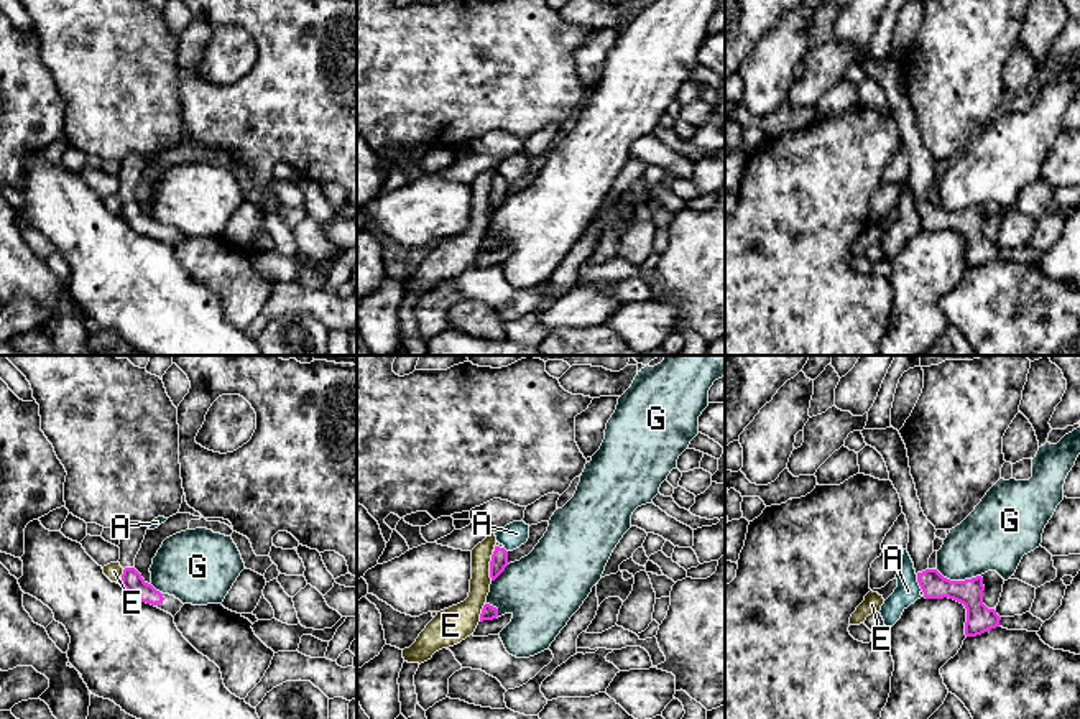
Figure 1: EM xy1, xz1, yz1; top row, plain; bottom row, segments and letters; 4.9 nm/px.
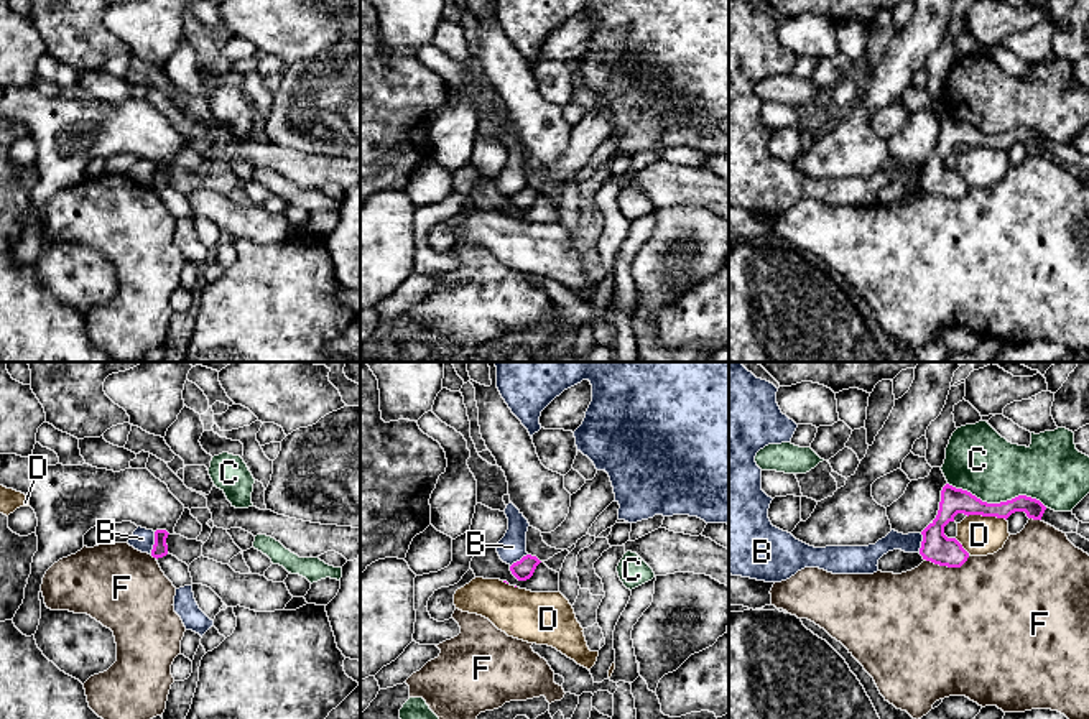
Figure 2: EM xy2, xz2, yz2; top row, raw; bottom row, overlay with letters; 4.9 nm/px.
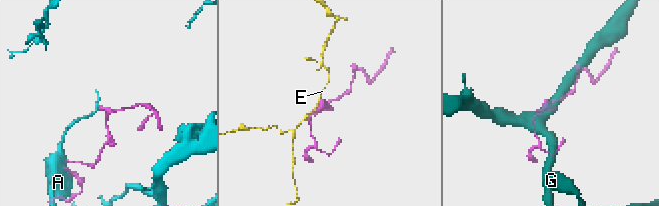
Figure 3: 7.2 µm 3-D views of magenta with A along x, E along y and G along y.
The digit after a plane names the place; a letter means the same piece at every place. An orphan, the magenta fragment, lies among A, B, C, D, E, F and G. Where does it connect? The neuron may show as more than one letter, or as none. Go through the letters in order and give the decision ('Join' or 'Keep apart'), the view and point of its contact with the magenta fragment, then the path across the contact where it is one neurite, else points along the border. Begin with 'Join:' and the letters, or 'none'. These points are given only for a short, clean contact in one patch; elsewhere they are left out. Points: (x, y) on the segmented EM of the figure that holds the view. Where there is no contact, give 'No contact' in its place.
Join: none
A: Keep apart. Touches magenta at yz1 (918, 581). Boundary: yz1 (916, 575), (916, 581), (923, 589)
B: Keep apart. Touches magenta at xy2 (155, 543). Boundary: xy2 (155, 532), (150, 553)
C: Keep apart. Touches magenta at yz2 (997, 504)
D: Keep apart. Touches magenta at yz2 (987, 515)
E: Keep apart. Touches magenta at xz1 (490, 566). Boundary: xz1 (493, 552), (490, 579)
F: Keep apart. Touches magenta at yz2 (948, 566)
G: Keep apart. Touches magenta at yz1 (959, 581). Boundary: yz1 (936, 570), (950, 579), (980, 576)

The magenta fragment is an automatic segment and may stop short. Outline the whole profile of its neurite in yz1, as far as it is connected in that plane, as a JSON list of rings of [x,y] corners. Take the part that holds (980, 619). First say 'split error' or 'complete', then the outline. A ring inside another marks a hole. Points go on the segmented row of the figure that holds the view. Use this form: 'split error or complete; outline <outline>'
split error; outline [[[863,429],[865,443],[875,448],[884,459],[889,480],[899,494],[902,513],[909,525],[907,553],[914,563],[917,582],[925,599],[953,599],[965,605],[965,635],[976,637],[999,627],[1001,617],[983,604],[983,578],[950,581],[937,569],[929,568],[934,553],[935,526],[921,508],[916,484],[911,475],[906,444],[898,429]]]

